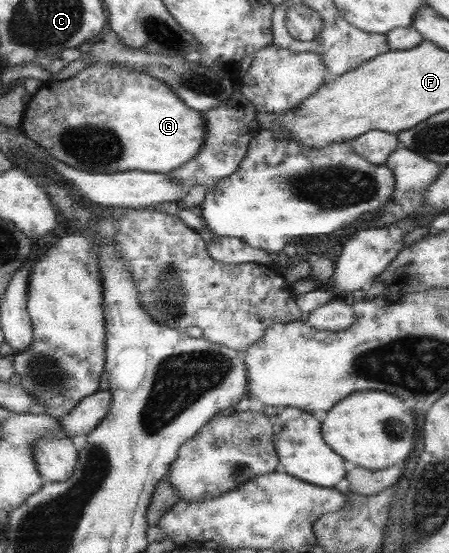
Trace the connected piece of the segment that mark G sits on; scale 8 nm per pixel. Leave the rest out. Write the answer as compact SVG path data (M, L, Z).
M96 62L72 78L42 82L40 89L27 102L19 128L26 138L42 148L46 158L89 174L129 171L169 174L193 160L206 141L203 113L186 105L164 81L116 63Z

